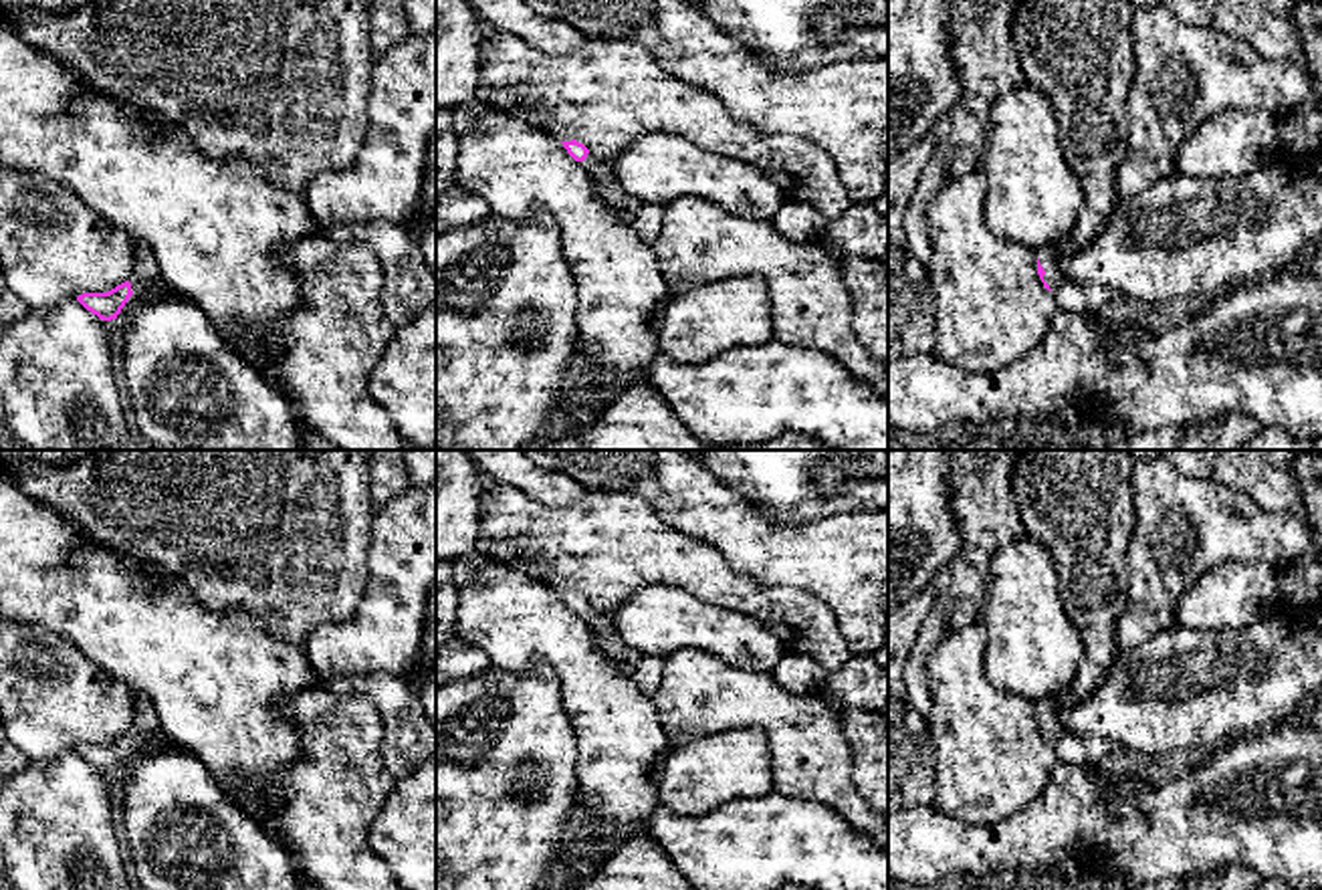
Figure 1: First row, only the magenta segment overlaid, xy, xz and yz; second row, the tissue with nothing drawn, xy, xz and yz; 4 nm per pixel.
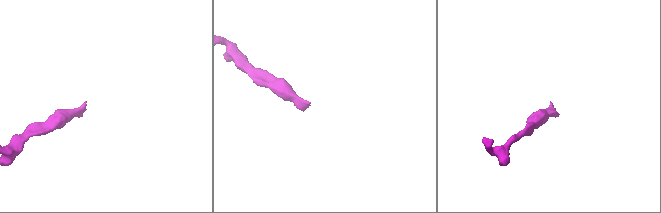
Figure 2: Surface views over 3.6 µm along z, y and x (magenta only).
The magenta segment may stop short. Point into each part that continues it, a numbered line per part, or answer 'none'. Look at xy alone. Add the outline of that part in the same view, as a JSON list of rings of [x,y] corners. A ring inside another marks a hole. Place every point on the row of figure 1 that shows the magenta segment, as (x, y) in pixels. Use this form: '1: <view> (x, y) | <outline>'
1: xy (144, 271) | [[[133,244],[133,270],[127,279],[131,291],[139,293],[145,285],[159,281],[155,256],[147,244]]]

